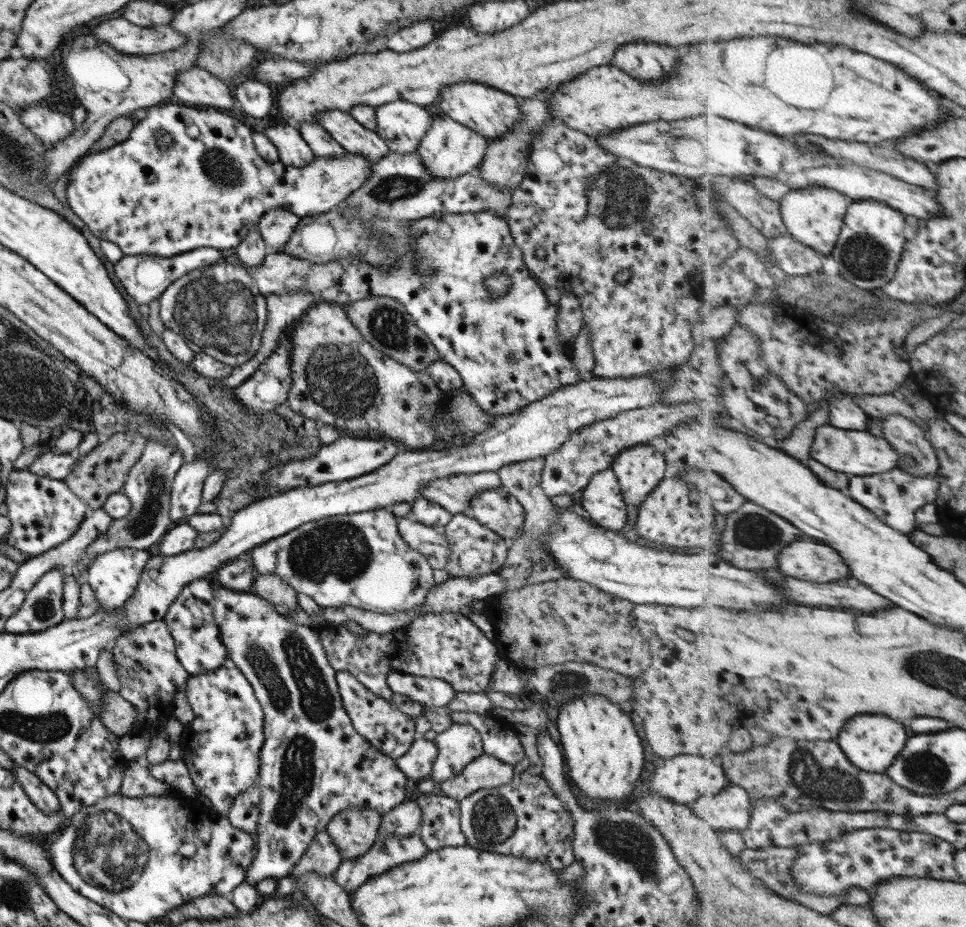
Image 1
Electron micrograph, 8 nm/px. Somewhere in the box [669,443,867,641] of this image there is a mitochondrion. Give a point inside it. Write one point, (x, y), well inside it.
(751, 531)

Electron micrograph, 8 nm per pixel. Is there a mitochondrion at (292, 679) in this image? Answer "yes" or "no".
yes

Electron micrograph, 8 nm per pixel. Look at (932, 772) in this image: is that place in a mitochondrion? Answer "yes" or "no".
yes

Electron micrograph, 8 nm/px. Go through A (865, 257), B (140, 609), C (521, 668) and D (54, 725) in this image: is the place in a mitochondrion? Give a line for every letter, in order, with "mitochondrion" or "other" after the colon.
A: mitochondrion
B: other
C: other
D: mitochondrion

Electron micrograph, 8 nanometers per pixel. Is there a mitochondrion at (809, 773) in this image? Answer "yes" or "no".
yes

